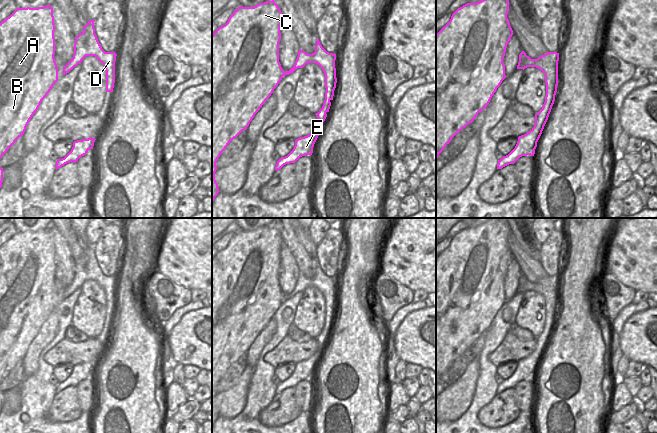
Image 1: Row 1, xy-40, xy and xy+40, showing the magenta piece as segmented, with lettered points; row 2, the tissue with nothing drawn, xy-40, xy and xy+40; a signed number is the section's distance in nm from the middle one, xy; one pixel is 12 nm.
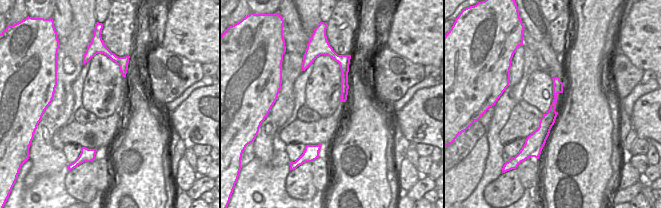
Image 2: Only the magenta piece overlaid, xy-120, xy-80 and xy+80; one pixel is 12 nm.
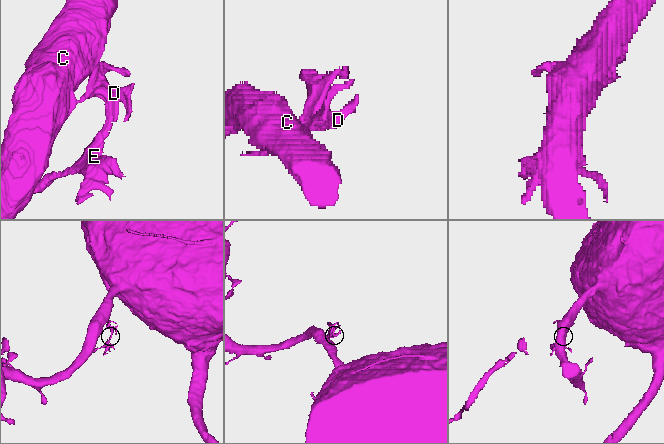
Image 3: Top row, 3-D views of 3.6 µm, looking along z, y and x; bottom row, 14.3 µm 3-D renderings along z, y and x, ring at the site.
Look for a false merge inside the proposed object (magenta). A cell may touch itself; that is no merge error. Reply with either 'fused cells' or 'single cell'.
fused cells

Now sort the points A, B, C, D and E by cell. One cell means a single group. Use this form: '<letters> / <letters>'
A B C / D E

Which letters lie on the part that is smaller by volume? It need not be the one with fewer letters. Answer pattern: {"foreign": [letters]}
{"foreign": ["D", "E"]}

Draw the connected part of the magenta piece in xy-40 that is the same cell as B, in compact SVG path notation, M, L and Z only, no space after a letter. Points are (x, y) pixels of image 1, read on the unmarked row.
M49 228L38 232L17 232L0 247L0 383L23 360L42 324L58 305L54 255L53 232Z

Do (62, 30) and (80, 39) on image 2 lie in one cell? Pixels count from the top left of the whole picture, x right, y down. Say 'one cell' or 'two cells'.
two cells

